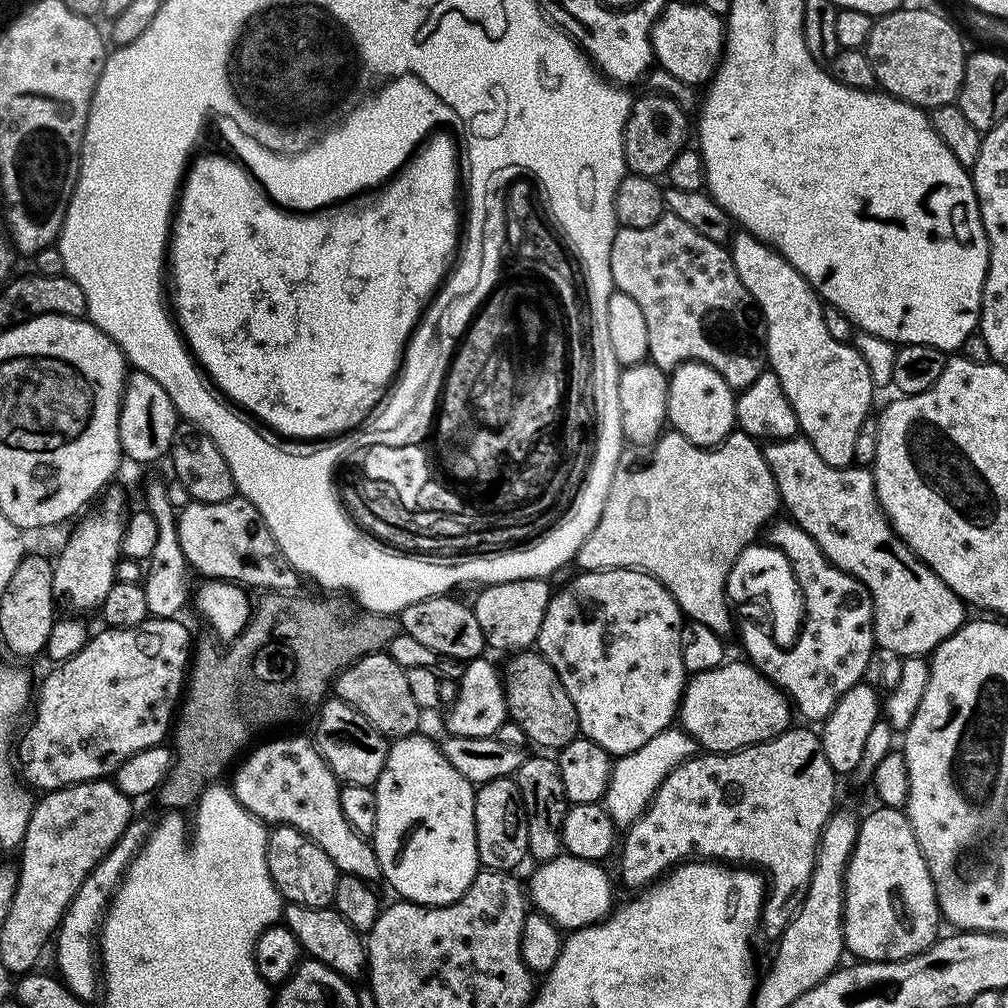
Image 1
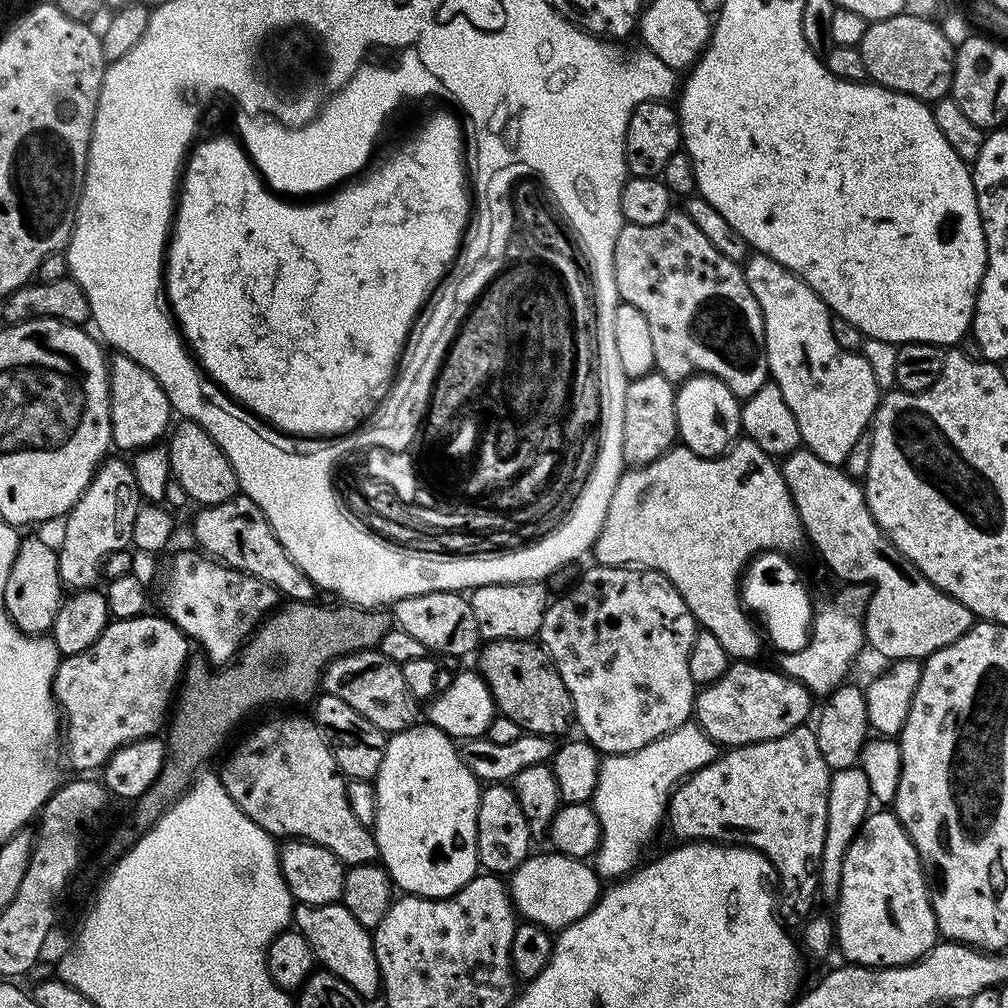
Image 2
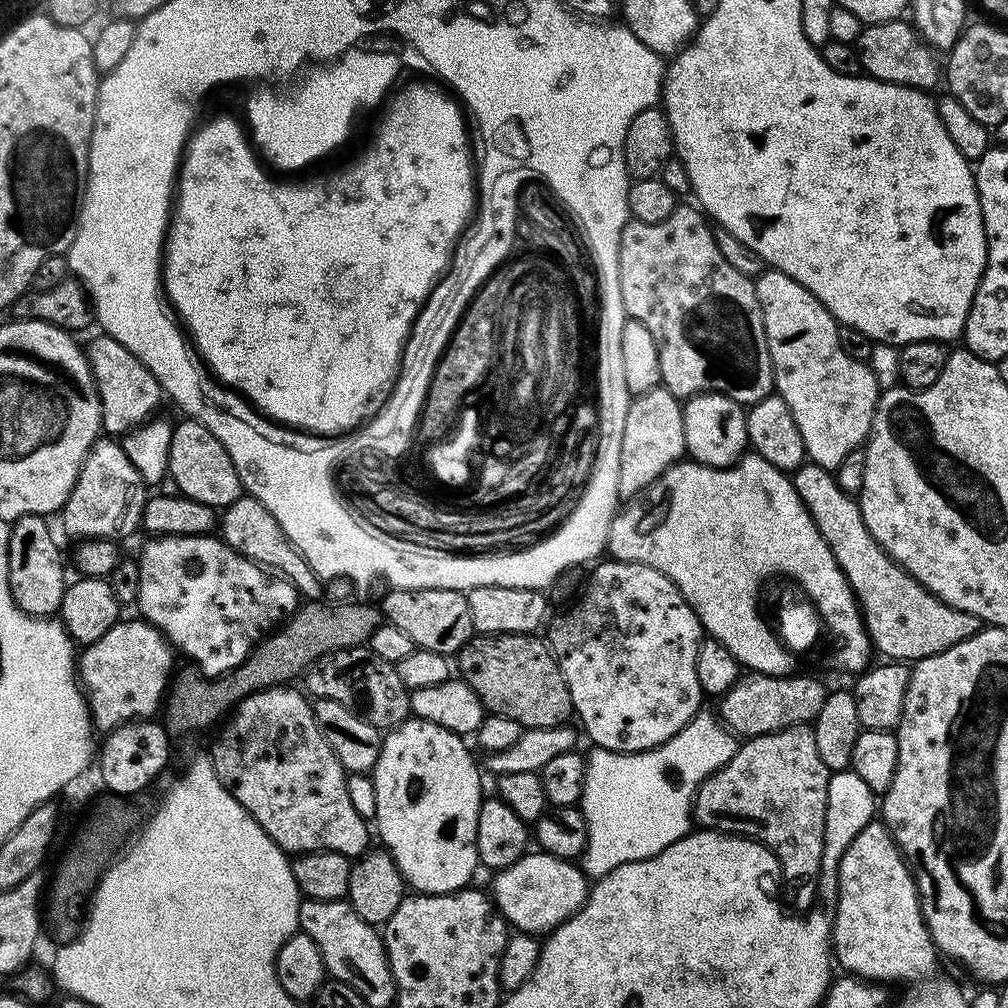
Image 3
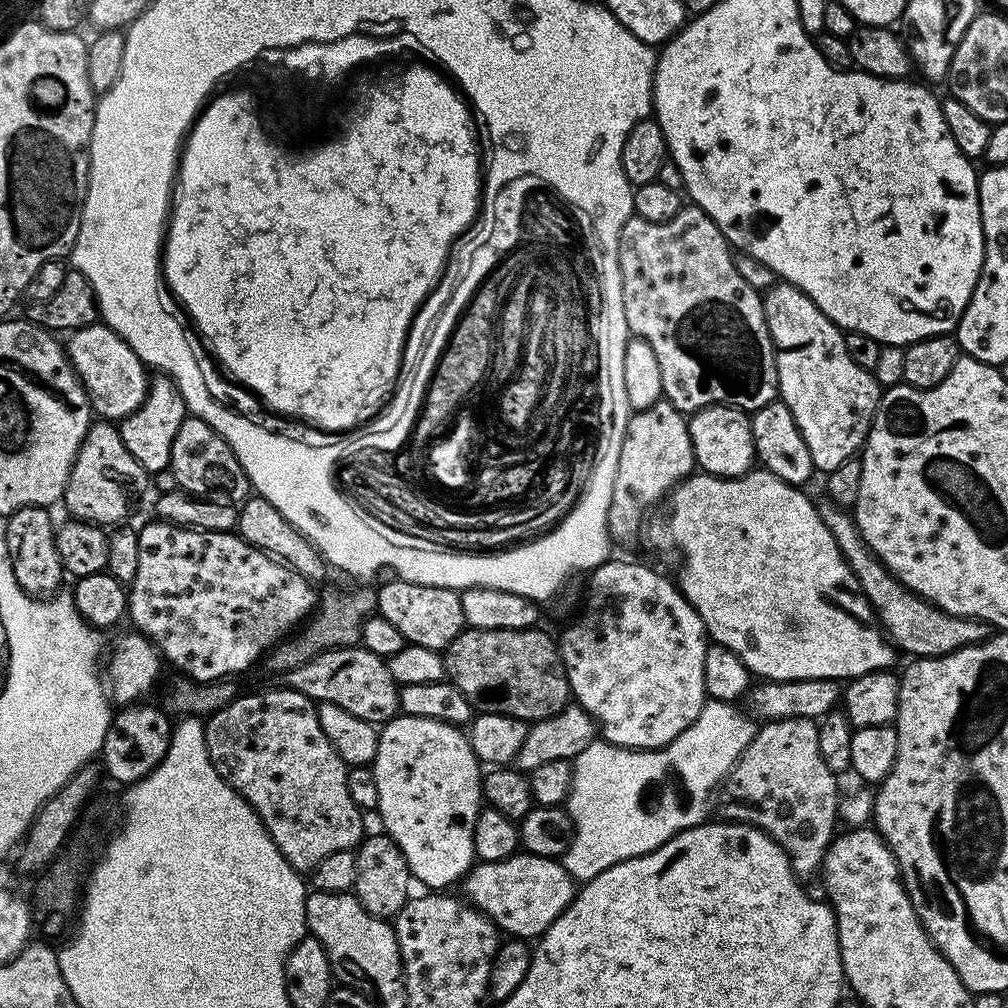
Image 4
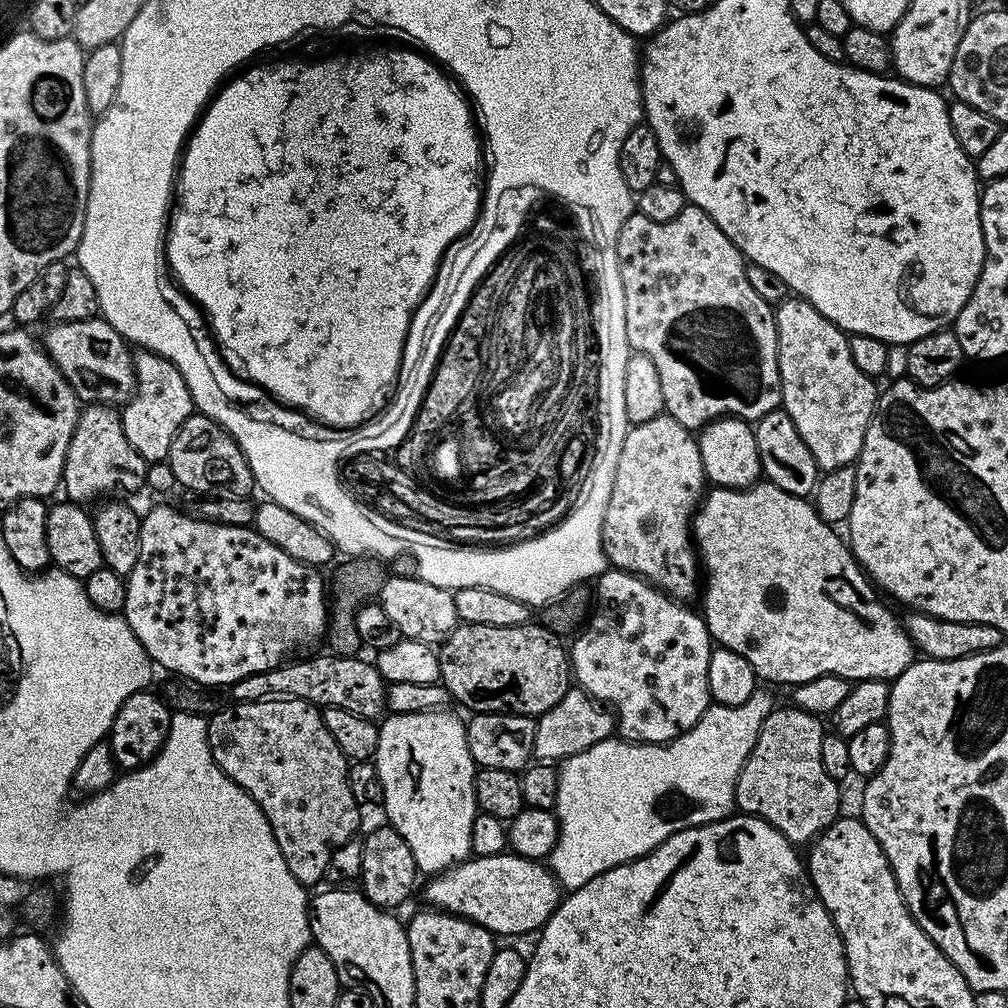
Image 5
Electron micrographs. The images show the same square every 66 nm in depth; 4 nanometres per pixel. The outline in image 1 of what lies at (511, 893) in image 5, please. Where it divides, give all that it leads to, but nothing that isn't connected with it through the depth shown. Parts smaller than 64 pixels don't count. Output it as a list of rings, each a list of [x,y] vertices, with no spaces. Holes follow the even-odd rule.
[[[561,854],[537,868],[540,869],[526,880],[526,895],[531,907],[553,920],[557,928],[575,930],[599,924],[612,911],[612,884],[597,861]]]

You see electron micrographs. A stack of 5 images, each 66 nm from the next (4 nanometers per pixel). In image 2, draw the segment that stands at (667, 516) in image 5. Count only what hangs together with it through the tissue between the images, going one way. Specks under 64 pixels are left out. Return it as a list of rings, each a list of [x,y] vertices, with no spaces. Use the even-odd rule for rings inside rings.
[[[658,371],[647,372],[626,386],[626,427],[622,429],[622,450],[628,466],[647,466],[677,443],[676,430],[677,385]]]

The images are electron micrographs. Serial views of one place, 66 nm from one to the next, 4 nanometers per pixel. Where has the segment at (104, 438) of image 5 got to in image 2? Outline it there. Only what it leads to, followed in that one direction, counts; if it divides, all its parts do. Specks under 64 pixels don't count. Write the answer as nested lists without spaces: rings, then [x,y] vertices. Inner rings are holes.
[[[108,458],[101,463],[100,467],[97,468],[95,474],[92,476],[92,481],[86,486],[86,490],[78,498],[78,502],[74,502],[74,506],[69,510],[67,516],[63,517],[62,524],[64,524],[64,537],[61,538],[60,544],[58,543],[58,551],[56,557],[58,558],[58,574],[60,575],[61,585],[68,590],[79,590],[81,588],[91,588],[97,582],[96,579],[101,579],[104,563],[106,558],[110,554],[115,552],[123,552],[132,543],[132,531],[134,530],[134,514],[138,514],[140,505],[142,503],[142,497],[138,486],[134,482],[134,474],[132,473],[131,463],[127,459],[124,460],[112,460],[113,458]]]

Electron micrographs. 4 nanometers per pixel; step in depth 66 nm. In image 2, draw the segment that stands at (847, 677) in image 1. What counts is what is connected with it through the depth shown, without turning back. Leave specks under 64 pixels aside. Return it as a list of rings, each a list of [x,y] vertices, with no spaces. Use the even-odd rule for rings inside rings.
[[[845,583],[833,594],[829,600],[819,601],[812,617],[811,632],[806,646],[797,653],[786,653],[779,657],[779,671],[792,680],[802,682],[813,697],[823,698],[831,694],[839,684],[845,683],[852,663],[860,656],[860,651],[865,651],[864,615],[868,609],[869,589],[862,584]],[[819,640],[841,640],[844,643],[844,656],[840,652],[824,652]]]

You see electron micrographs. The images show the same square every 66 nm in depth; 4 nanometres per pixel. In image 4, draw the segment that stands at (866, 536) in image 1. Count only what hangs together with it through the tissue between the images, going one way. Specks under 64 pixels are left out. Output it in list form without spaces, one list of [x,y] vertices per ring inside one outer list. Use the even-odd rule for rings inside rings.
[[[831,502],[821,503],[819,509],[822,522],[826,522],[826,530],[834,534],[838,550],[842,550],[850,570],[858,578],[870,606],[875,610],[884,635],[901,653],[909,652],[909,657],[912,658],[945,656],[971,644],[981,644],[993,635],[994,629],[991,624],[986,624],[983,620],[967,620],[964,616],[952,616],[949,612],[934,607],[929,600],[916,596],[909,588],[903,588],[889,574],[884,563],[873,556],[871,550],[864,545],[851,511],[838,508]]]

